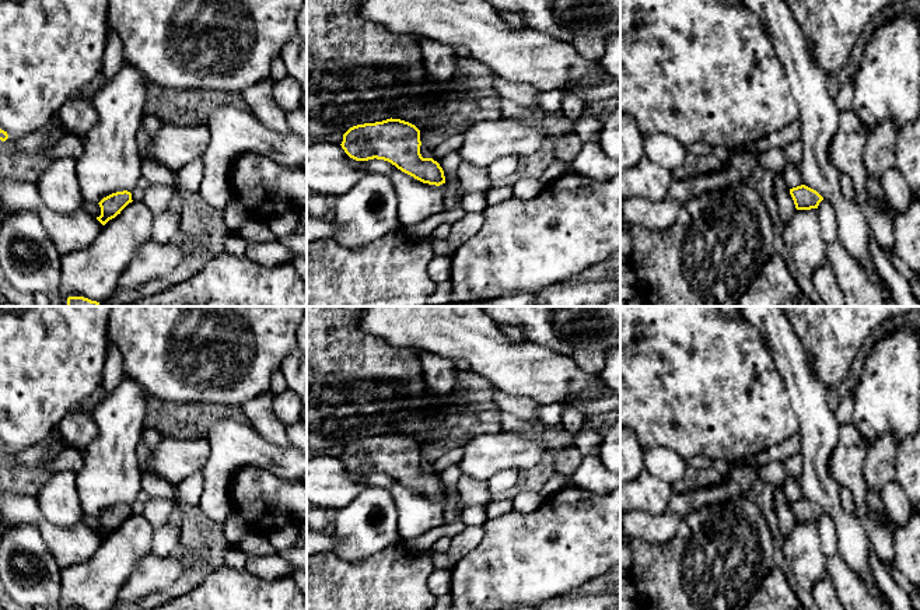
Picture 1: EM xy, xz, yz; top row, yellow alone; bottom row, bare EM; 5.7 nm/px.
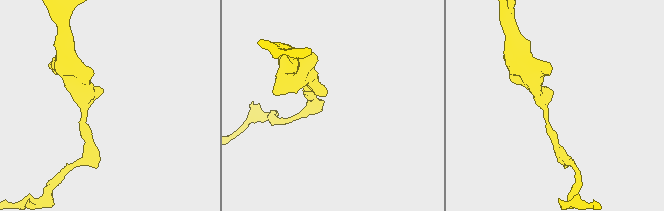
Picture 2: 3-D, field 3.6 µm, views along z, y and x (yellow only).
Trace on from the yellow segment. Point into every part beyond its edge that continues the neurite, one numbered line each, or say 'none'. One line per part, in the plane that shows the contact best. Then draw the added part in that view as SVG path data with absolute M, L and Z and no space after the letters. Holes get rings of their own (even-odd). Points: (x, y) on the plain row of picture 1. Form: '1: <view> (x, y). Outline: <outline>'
none

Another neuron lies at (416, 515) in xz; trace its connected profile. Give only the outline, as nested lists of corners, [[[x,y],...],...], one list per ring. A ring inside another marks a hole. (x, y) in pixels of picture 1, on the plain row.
[[[398,481],[391,494],[396,505],[400,540],[423,536],[444,525],[447,497],[440,499],[423,497]]]

